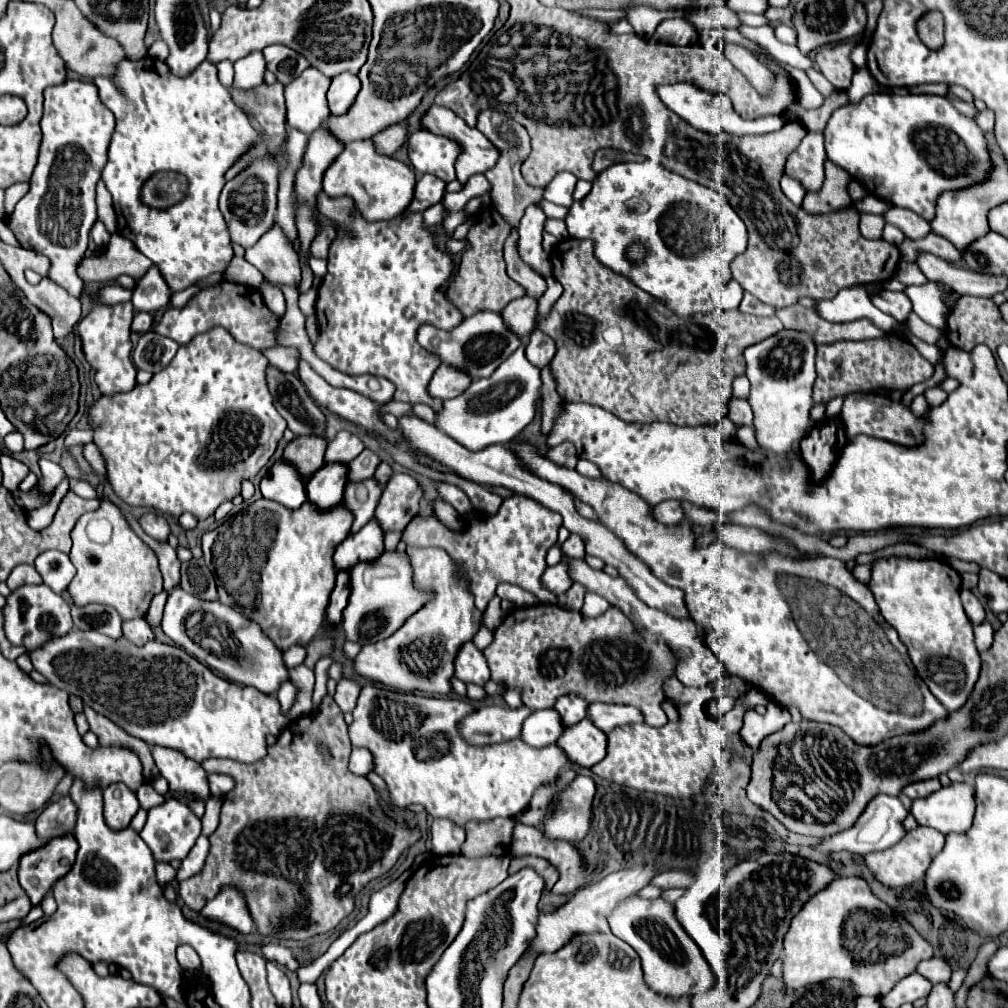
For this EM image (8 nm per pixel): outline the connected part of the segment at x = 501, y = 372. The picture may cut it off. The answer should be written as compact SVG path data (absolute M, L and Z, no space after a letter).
M527 338L523 340L519 349L491 377L473 381L463 395L445 401L443 413L437 415L437 427L443 433L455 437L467 449L483 449L493 443L509 443L533 421L537 401L541 399L541 371L527 361Z

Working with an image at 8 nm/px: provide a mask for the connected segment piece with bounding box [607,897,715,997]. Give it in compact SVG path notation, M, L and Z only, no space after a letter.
M633 897L625 901L607 917L611 931L627 941L641 957L645 981L653 991L663 995L679 997L679 995L695 995L699 991L707 991L713 987L713 971L709 961L705 959L701 947L695 939L685 931L675 915L675 905L665 899L641 899Z

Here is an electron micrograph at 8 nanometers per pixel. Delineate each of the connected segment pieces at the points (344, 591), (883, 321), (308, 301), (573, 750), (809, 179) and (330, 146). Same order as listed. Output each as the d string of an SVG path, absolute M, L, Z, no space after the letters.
M339 571L337 573L337 585L331 593L331 603L329 603L329 623L339 623L341 621L341 613L347 605L351 587L349 587L349 571Z
M863 285L843 289L837 293L831 301L815 301L815 311L821 319L831 323L843 323L851 319L871 319L877 327L881 327L887 333L895 333L899 323L885 315L883 311L875 309L871 299L867 297L867 291Z
M314 288L310 289L307 293L300 294L298 305L306 317L315 314L317 296L318 292Z
M585 717L583 721L567 727L557 745L565 749L567 757L571 757L571 763L593 767L605 757L607 735L599 727L595 727L591 719Z
M807 129L807 135L803 137L801 145L789 155L785 173L791 173L791 177L799 177L799 181L807 185L807 191L819 189L825 177L826 159L823 133Z
M325 125L309 135L307 151L305 151L305 157L303 157L303 167L297 171L297 179L295 179L295 193L299 195L299 203L295 205L295 209L297 209L297 229L299 229L299 239L301 239L305 255L309 255L309 245L311 245L311 241L315 237L315 231L319 229L319 223L313 221L313 215L315 215L315 197L317 197L317 193L321 189L323 173L343 149L345 149L345 145L335 135L331 135L331 131Z

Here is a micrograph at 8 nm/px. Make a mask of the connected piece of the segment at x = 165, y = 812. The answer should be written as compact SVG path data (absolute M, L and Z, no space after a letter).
M167 799L163 805L149 809L147 823L139 831L139 835L149 845L149 849L153 851L155 861L167 861L169 863L171 859L183 859L191 851L197 837L201 835L201 821L183 803L179 803L175 799Z

